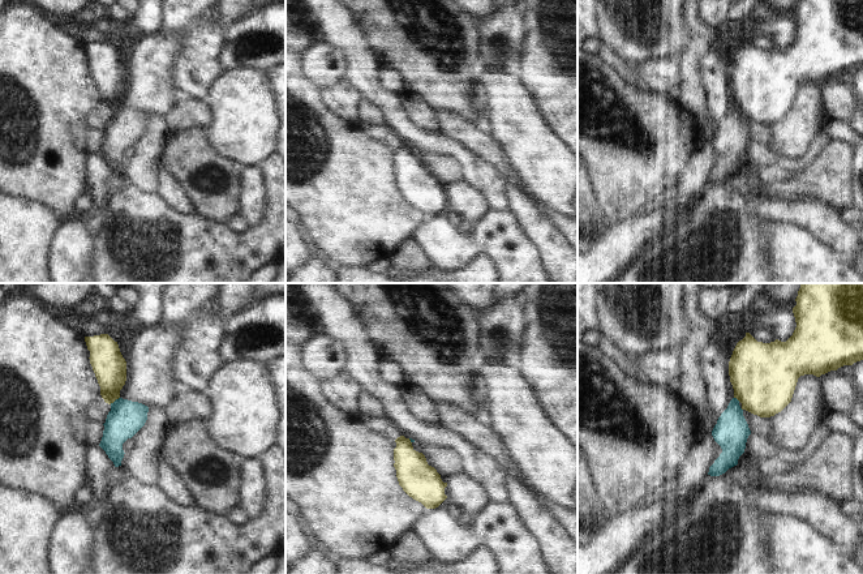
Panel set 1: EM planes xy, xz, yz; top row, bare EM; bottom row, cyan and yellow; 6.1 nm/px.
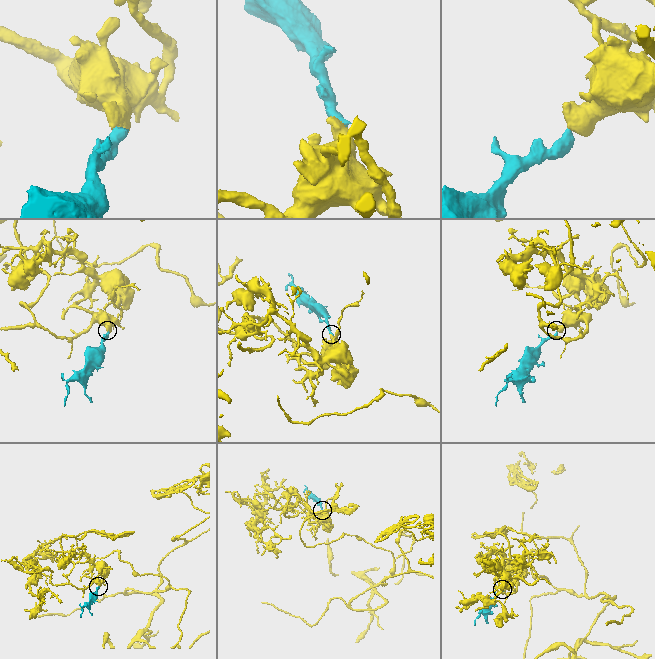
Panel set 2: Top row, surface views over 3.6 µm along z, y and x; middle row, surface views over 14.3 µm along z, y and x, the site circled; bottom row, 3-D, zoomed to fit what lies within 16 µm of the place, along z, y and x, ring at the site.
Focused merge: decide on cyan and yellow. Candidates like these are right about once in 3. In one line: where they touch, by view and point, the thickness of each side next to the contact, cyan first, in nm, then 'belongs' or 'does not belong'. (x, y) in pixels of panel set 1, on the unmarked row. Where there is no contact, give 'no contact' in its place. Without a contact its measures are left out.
xy (115, 108) | 220/200 nm | does not belong

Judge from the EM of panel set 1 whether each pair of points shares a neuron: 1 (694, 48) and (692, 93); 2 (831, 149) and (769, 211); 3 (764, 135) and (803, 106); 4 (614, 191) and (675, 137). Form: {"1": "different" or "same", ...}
{"1": "same", "2": "different", "3": "different", "4": "same"}

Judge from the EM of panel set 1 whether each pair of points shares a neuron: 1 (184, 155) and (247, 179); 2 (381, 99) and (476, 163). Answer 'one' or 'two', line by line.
1: two
2: one

